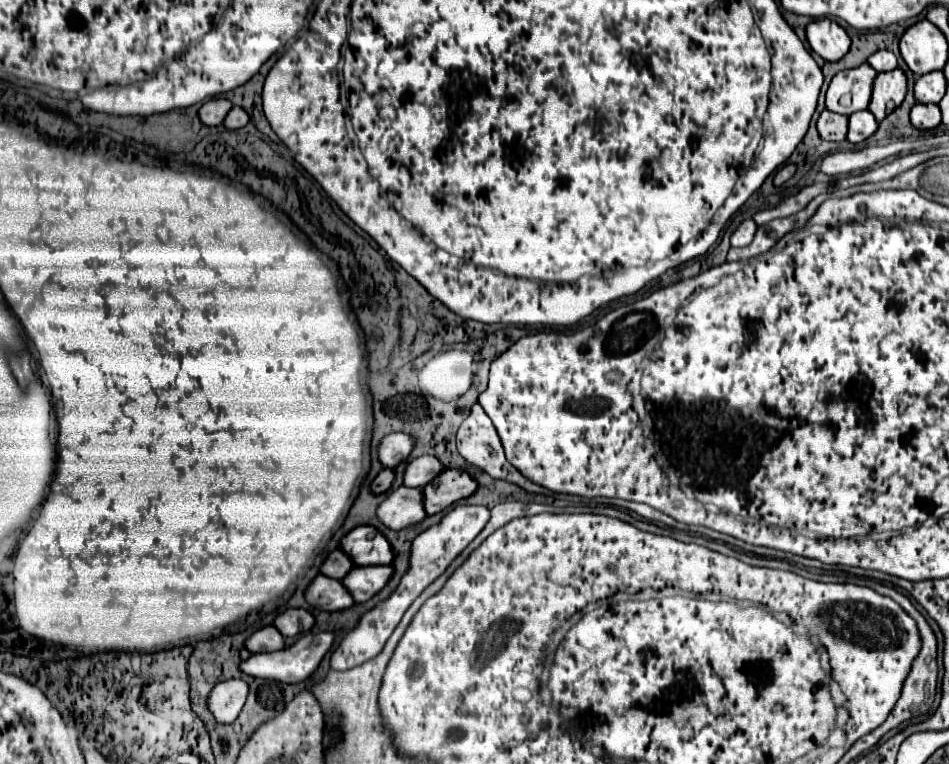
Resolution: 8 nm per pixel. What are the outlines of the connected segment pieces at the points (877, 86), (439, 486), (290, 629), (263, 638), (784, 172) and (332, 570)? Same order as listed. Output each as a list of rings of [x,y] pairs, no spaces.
[[[896,68],[892,72],[880,72],[874,80],[872,100],[868,110],[882,122],[890,112],[894,112],[906,96],[906,74]]]
[[[444,470],[438,478],[424,486],[426,514],[438,514],[454,502],[472,496],[476,490],[478,484],[466,470]]]
[[[290,608],[274,620],[274,626],[288,638],[300,636],[314,626],[314,614],[304,608]]]
[[[266,626],[258,632],[254,632],[248,640],[246,640],[246,648],[254,654],[262,654],[262,652],[278,652],[286,648],[284,636],[274,628],[274,626]]]
[[[786,164],[786,166],[782,166],[782,168],[776,172],[774,184],[780,186],[780,184],[784,184],[788,178],[792,178],[794,174],[796,174],[796,164]]]
[[[334,550],[330,552],[330,556],[326,558],[326,562],[322,564],[322,574],[330,576],[330,578],[338,578],[342,580],[352,568],[354,568],[354,562],[350,562],[352,558],[342,552],[342,550]]]

